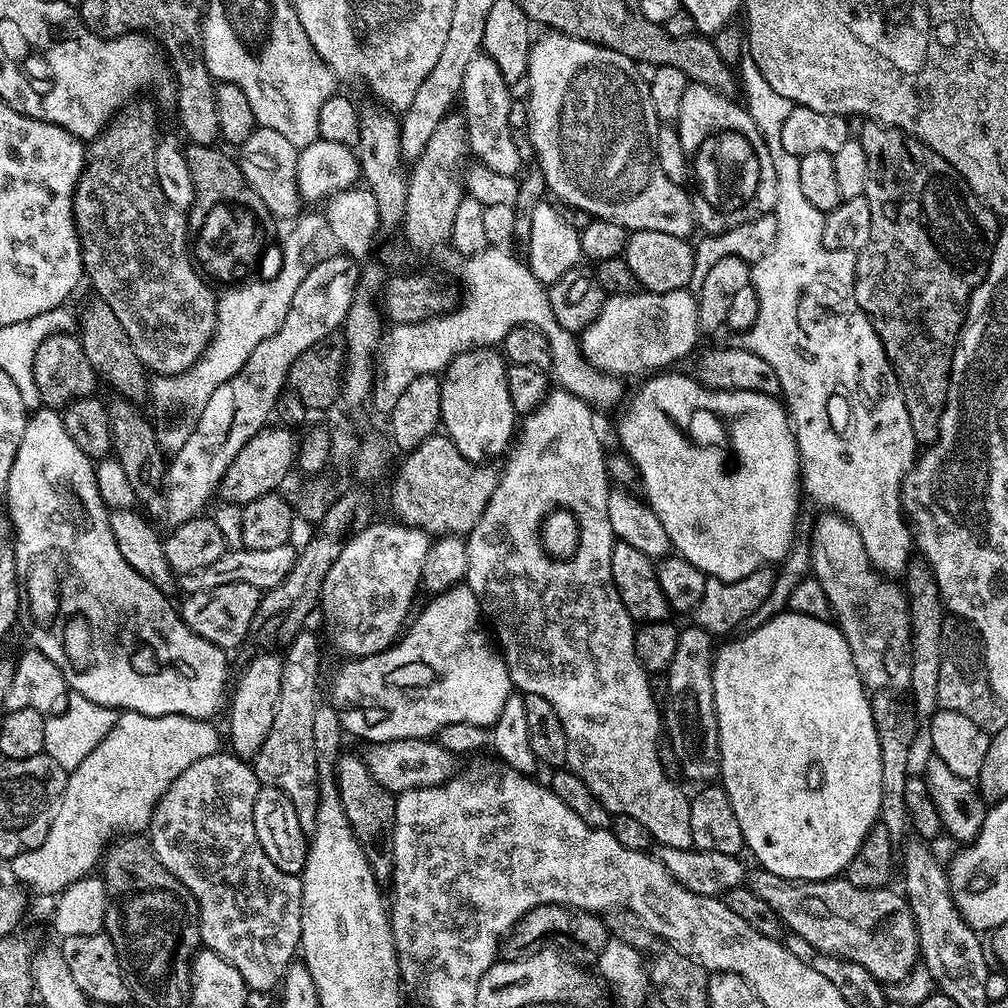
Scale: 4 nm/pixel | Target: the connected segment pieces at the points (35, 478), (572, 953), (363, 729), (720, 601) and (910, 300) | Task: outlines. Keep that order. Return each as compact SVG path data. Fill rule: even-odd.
M41 406L31 413L25 432L22 434L22 442L18 442L18 454L14 458L14 466L10 466L10 478L8 479L8 509L6 515L10 521L10 527L14 533L14 547L16 549L16 579L18 587L23 593L22 603L18 613L19 619L24 620L28 627L28 636L33 640L35 651L45 652L62 670L64 680L68 683L69 689L75 695L82 698L90 698L90 702L98 702L107 708L127 710L146 714L147 716L189 716L195 720L211 721L212 715L223 709L226 704L226 697L230 692L230 680L228 684L228 660L225 649L220 648L214 642L206 642L180 617L177 605L167 600L165 593L148 581L142 574L134 570L118 550L114 534L111 533L111 522L109 520L109 508L104 505L98 494L96 485L96 464L93 457L87 456L70 438L70 430L66 430L63 415L57 409Z
M543 904L527 912L508 933L502 944L502 956L505 960L519 960L542 948L551 948L577 966L588 966L596 960L609 939L609 925L597 913L565 908L562 904Z
M467 586L448 588L435 595L415 620L416 617L391 648L373 656L349 659L348 665L337 674L330 704L336 709L343 731L349 737L357 736L360 740L381 744L391 740L427 740L446 726L460 722L491 726L498 714L502 714L506 698L513 695L512 679L503 655L482 623L480 600Z
M776 566L759 568L754 570L754 574L746 574L746 578L738 578L734 582L706 579L706 590L702 590L702 602L698 602L694 613L695 627L706 630L714 638L747 634L753 632L755 628L761 628L774 615L772 591L776 588L780 570Z
M868 120L860 128L860 133L858 133L858 139L862 150L866 150L866 166L868 167L868 181L864 187L864 197L868 200L868 205L870 206L870 242L866 242L866 246L858 253L856 257L856 281L854 282L854 294L856 295L856 301L858 306L862 306L862 310L870 318L870 322L874 326L874 330L878 334L878 338L882 342L882 346L886 350L888 355L888 360L892 363L892 369L896 371L896 377L900 383L900 389L904 395L904 401L906 402L906 410L910 414L910 426L914 426L914 438L916 439L917 445L924 446L924 444L932 444L940 436L940 427L944 424L944 415L948 412L948 395L952 392L952 359L956 356L956 344L958 348L958 341L962 336L962 329L966 324L966 315L964 316L964 311L968 308L968 299L976 292L976 287L983 282L988 276L988 263L993 263L994 260L994 245L998 239L998 227L996 228L996 223L998 223L998 217L992 209L986 207L983 200L979 200L975 194L968 189L968 185L961 180L959 174L952 169L950 162L946 162L946 158L942 158L934 150L930 150L926 145L921 144L919 140L912 139L911 136L904 135L899 128L890 128L887 124L881 124L879 120Z

